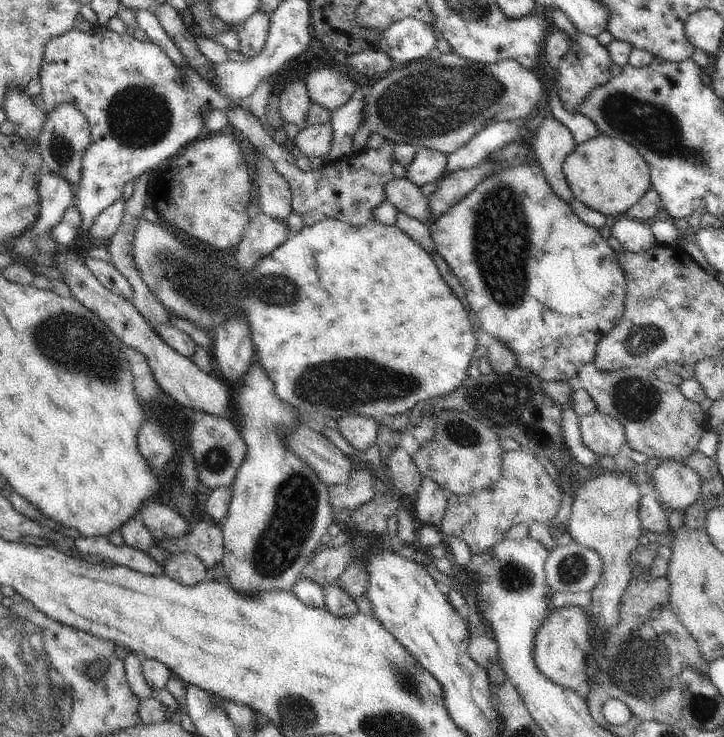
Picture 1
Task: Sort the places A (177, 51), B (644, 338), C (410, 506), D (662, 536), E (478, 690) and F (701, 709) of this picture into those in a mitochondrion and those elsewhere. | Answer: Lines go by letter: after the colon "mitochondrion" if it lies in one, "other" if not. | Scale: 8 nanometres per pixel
A: other
B: mitochondrion
C: other
D: other
E: other
F: mitochondrion

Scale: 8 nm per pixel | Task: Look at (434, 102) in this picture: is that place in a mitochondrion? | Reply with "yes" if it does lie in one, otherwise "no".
yes

